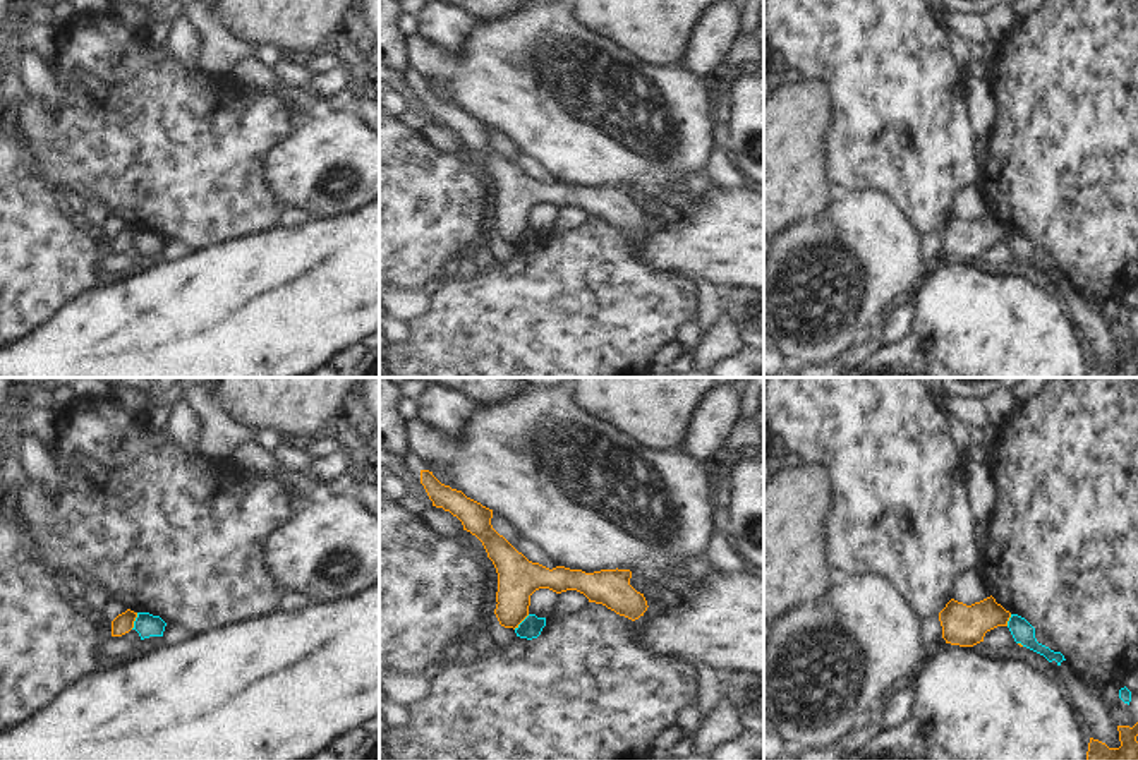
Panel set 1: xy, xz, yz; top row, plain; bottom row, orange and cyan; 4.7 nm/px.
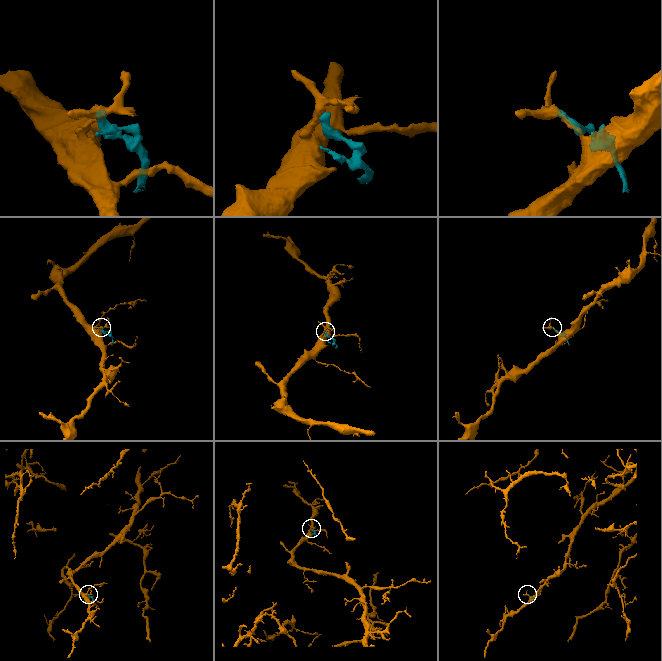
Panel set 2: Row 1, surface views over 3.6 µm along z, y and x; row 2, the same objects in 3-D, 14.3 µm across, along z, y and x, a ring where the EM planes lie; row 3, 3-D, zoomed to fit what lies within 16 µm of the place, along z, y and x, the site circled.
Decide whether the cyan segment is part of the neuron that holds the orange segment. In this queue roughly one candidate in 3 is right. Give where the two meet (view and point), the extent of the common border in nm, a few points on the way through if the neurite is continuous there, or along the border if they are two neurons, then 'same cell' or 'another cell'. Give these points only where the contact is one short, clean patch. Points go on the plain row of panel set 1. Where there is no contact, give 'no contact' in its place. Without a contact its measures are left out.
contact xy (134, 235); length 90 nm; border xy (138, 229), (131, 244); another cell

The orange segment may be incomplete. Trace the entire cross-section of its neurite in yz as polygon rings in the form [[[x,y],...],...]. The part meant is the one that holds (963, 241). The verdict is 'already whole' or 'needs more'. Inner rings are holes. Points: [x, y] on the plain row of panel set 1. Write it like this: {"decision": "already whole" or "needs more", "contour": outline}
{"decision": "already whole", "contour": [[[990,211],[980,218],[966,221],[951,214],[939,228],[942,254],[946,259],[973,262],[984,257],[987,247],[1008,242],[1011,228]]]}

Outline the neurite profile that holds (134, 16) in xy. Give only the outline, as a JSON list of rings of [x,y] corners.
[[[172,0],[156,9],[146,9],[132,2],[113,2],[108,12],[127,26],[144,31],[154,22],[173,22],[184,15],[184,0]]]

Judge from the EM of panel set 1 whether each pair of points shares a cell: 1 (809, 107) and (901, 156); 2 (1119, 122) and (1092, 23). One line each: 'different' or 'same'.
1: different
2: same

